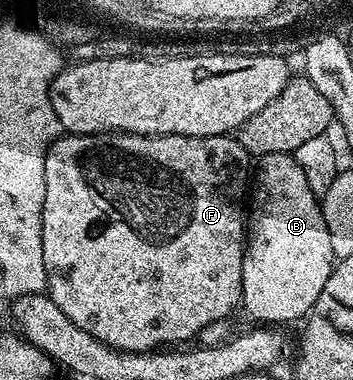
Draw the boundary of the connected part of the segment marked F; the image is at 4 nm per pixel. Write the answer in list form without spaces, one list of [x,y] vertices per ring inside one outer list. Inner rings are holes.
[[[67,133],[56,137],[45,157],[45,203],[41,219],[41,255],[47,272],[46,292],[81,327],[114,349],[146,353],[168,343],[187,343],[198,338],[209,323],[227,319],[243,300],[243,251],[245,248],[245,198],[249,193],[249,171],[253,161],[234,136],[190,137],[161,135],[146,137],[132,133]]]

